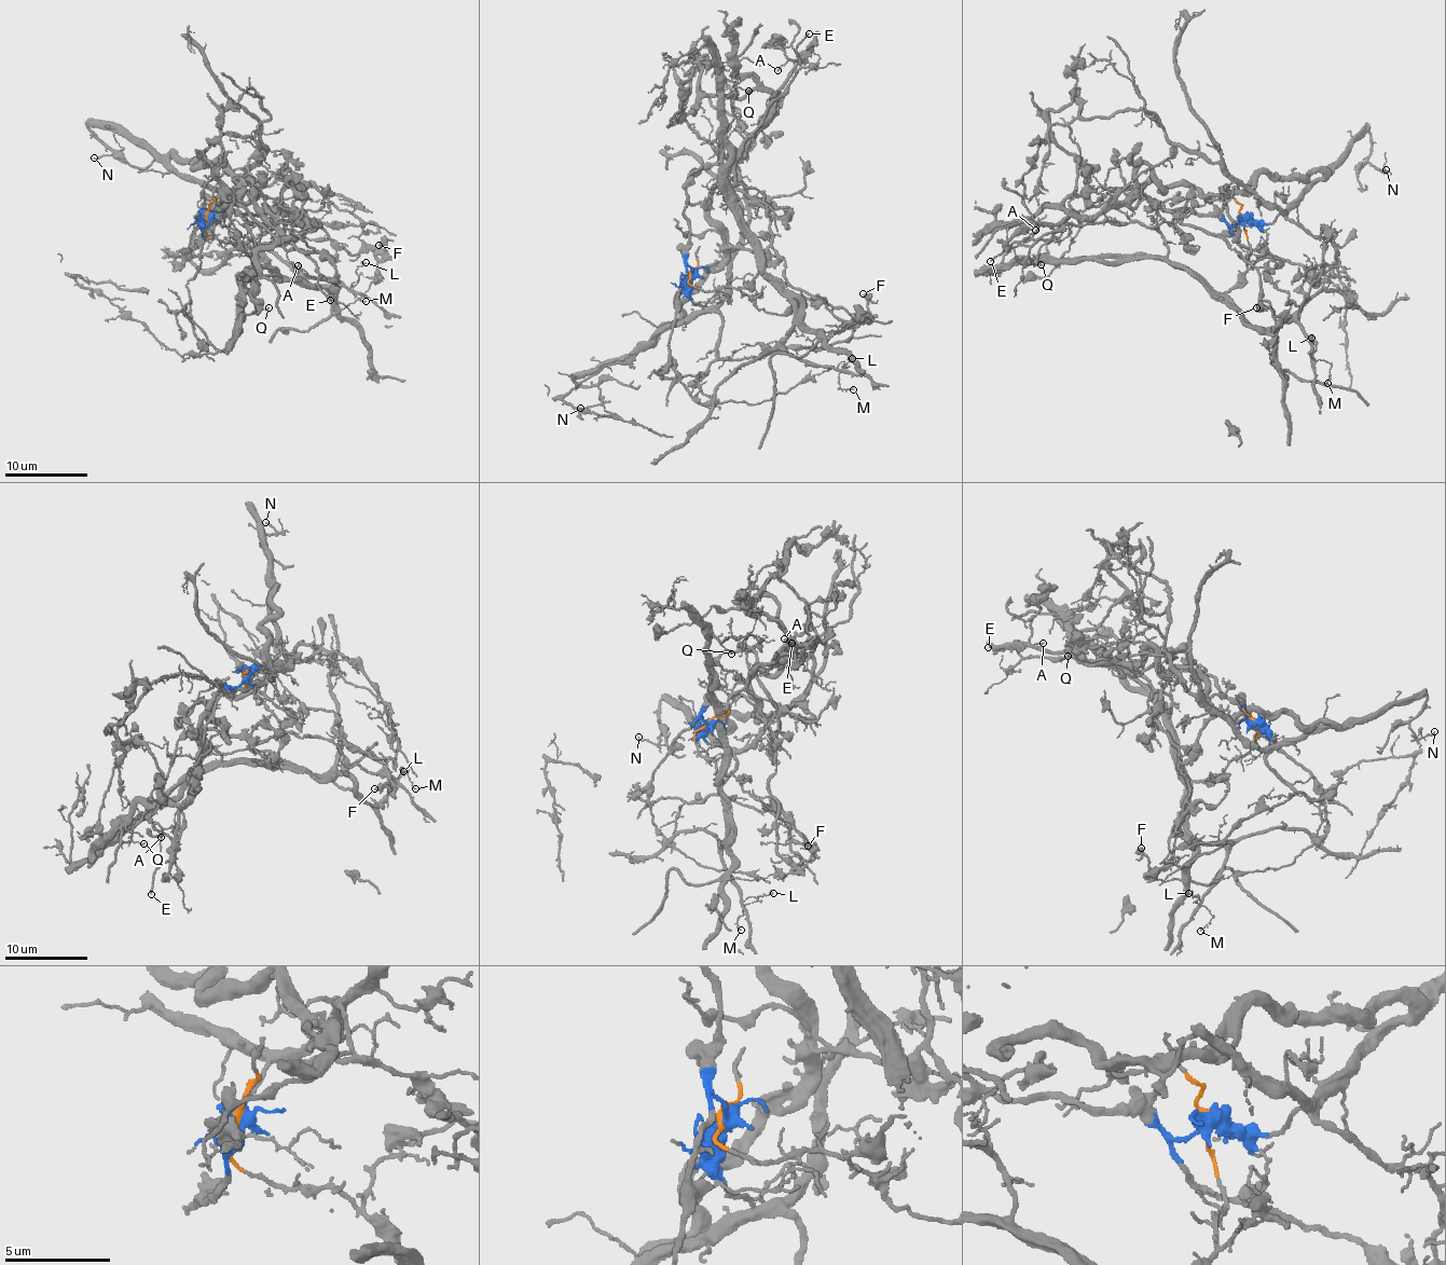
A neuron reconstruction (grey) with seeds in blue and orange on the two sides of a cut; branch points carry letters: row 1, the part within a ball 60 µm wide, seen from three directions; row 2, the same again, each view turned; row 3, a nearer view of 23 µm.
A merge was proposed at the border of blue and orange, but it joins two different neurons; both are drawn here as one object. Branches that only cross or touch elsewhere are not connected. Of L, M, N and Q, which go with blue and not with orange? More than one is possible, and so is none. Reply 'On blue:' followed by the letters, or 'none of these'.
On blue: N

